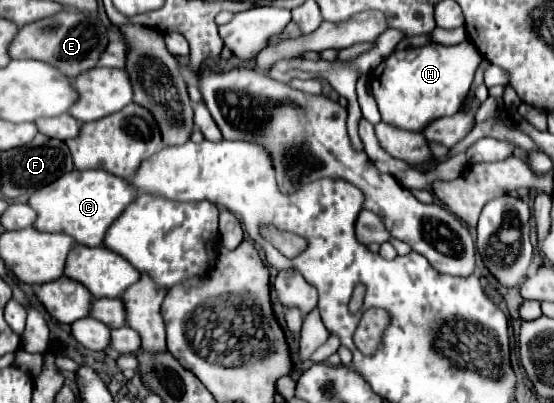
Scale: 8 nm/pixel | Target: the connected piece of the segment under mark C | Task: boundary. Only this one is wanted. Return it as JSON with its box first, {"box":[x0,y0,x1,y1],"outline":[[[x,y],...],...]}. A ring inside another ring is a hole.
{"box":[27,170,135,246],"outline":[[[73,170],[59,180],[35,190],[27,204],[35,208],[37,218],[33,228],[39,232],[59,232],[71,236],[79,244],[99,246],[103,244],[107,228],[113,220],[135,200],[135,190],[127,180],[111,176],[105,170]]]}

